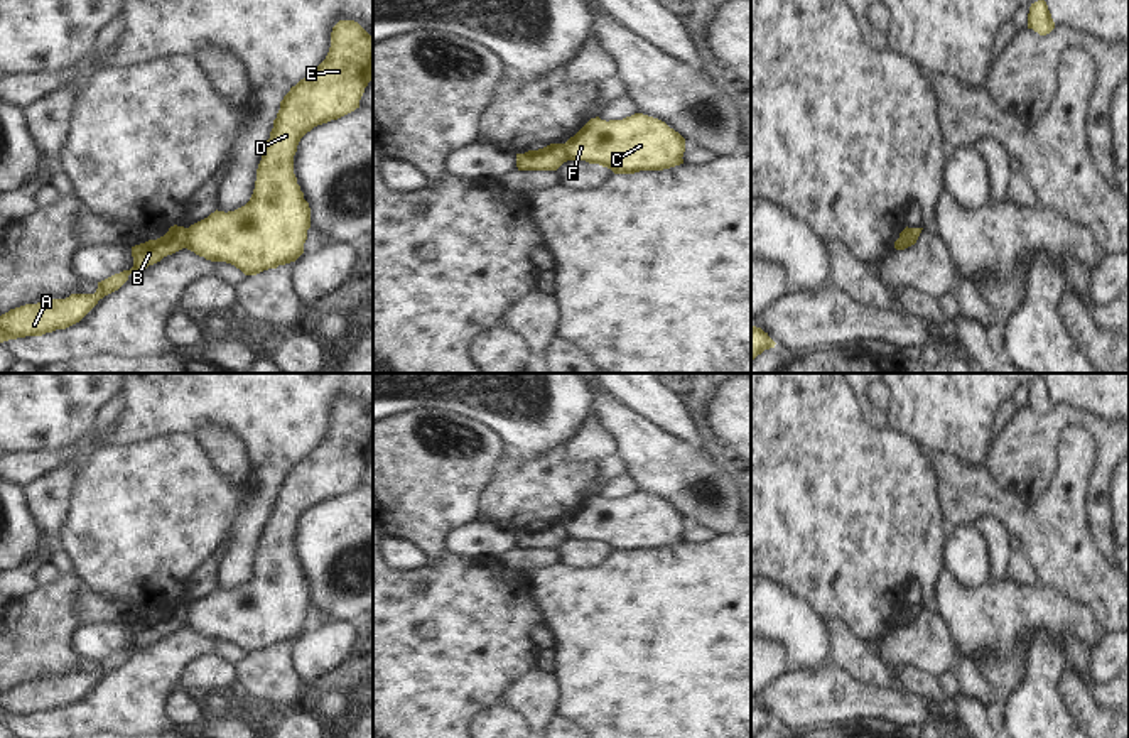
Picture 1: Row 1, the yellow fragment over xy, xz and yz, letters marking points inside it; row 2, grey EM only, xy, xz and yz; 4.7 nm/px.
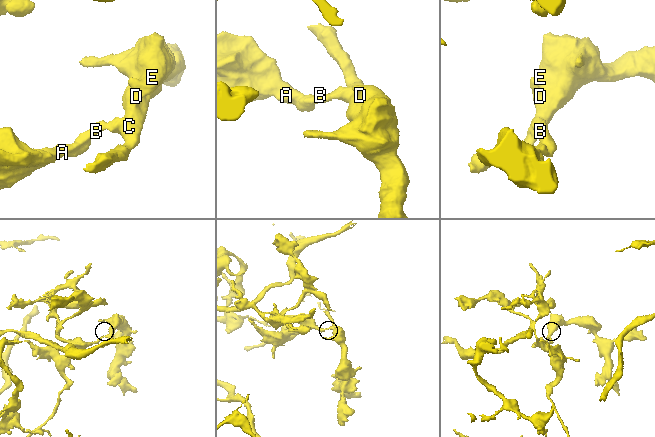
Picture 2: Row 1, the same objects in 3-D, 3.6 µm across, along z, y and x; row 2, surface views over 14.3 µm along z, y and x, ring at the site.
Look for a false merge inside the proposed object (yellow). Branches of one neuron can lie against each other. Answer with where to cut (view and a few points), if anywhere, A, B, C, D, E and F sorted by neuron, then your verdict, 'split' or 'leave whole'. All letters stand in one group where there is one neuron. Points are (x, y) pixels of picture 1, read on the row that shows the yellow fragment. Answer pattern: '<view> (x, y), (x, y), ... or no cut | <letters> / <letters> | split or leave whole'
xy (188, 228), (184, 247) | A B / C D E F | split

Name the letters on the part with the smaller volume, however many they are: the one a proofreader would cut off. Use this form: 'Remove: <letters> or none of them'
Remove: C, D, E, F

